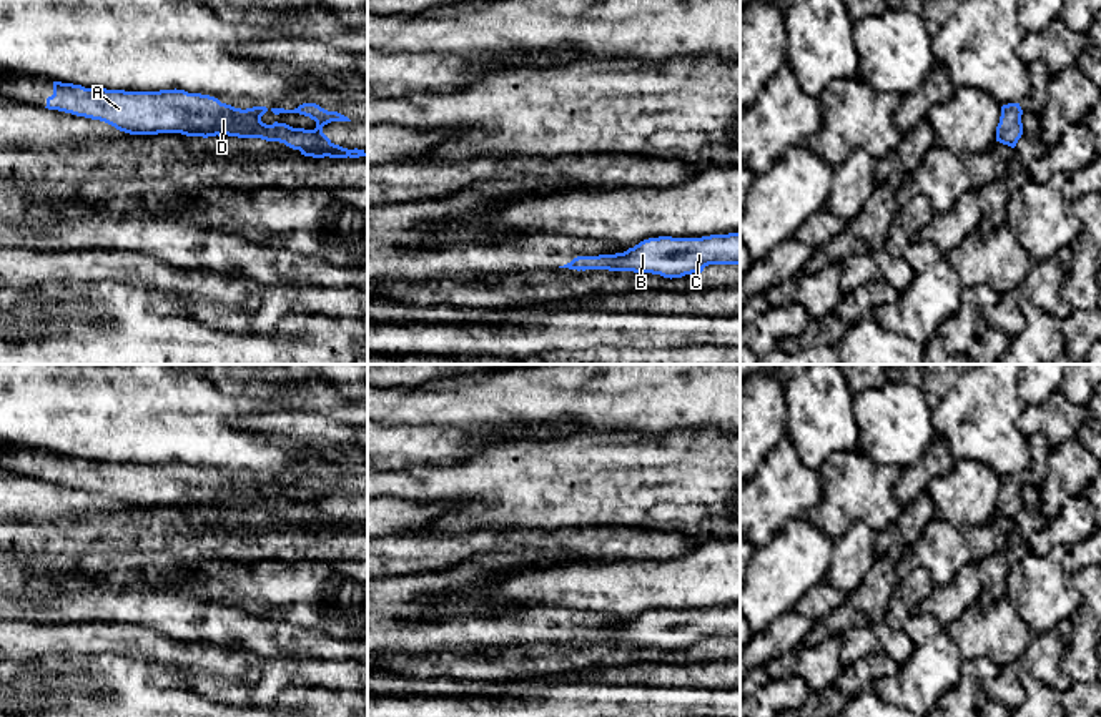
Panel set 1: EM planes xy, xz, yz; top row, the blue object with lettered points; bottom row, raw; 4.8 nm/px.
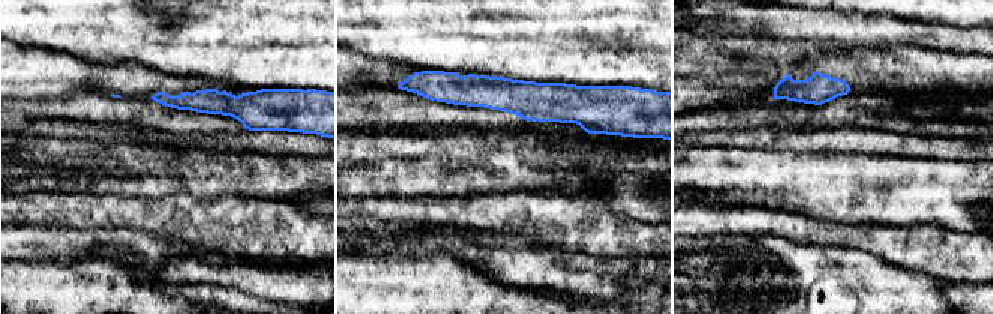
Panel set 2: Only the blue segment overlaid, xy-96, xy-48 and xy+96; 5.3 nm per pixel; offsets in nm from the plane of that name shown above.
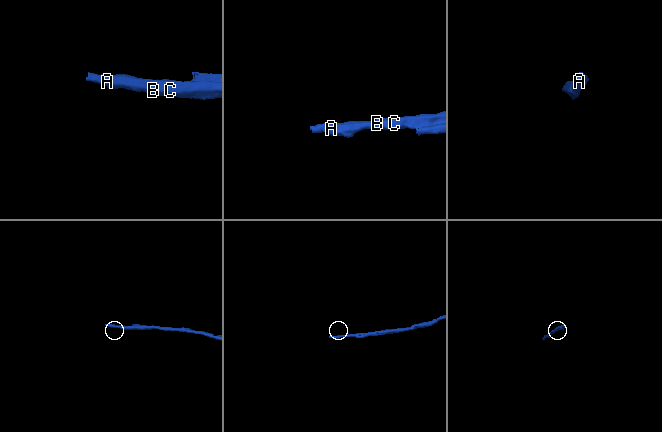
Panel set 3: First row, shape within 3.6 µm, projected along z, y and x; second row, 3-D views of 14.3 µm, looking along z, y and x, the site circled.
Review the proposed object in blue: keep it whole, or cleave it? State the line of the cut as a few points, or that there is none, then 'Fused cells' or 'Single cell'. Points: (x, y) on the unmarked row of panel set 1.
No split. Single cell

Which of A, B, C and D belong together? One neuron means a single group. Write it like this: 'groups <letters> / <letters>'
groups A B C D

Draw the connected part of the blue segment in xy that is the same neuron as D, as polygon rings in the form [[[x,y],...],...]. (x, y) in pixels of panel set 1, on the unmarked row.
[[[53,454],[53,467],[47,471],[45,481],[100,492],[130,507],[181,506],[203,511],[228,507],[279,514],[313,531],[366,529],[364,522],[343,521],[323,506],[323,499],[331,494],[351,492],[316,476],[303,476],[294,482],[271,481],[274,487],[299,486],[309,489],[316,494],[314,502],[293,501],[278,494],[266,497],[261,494],[268,484],[266,479],[241,482],[210,467],[176,461],[125,464]]]

